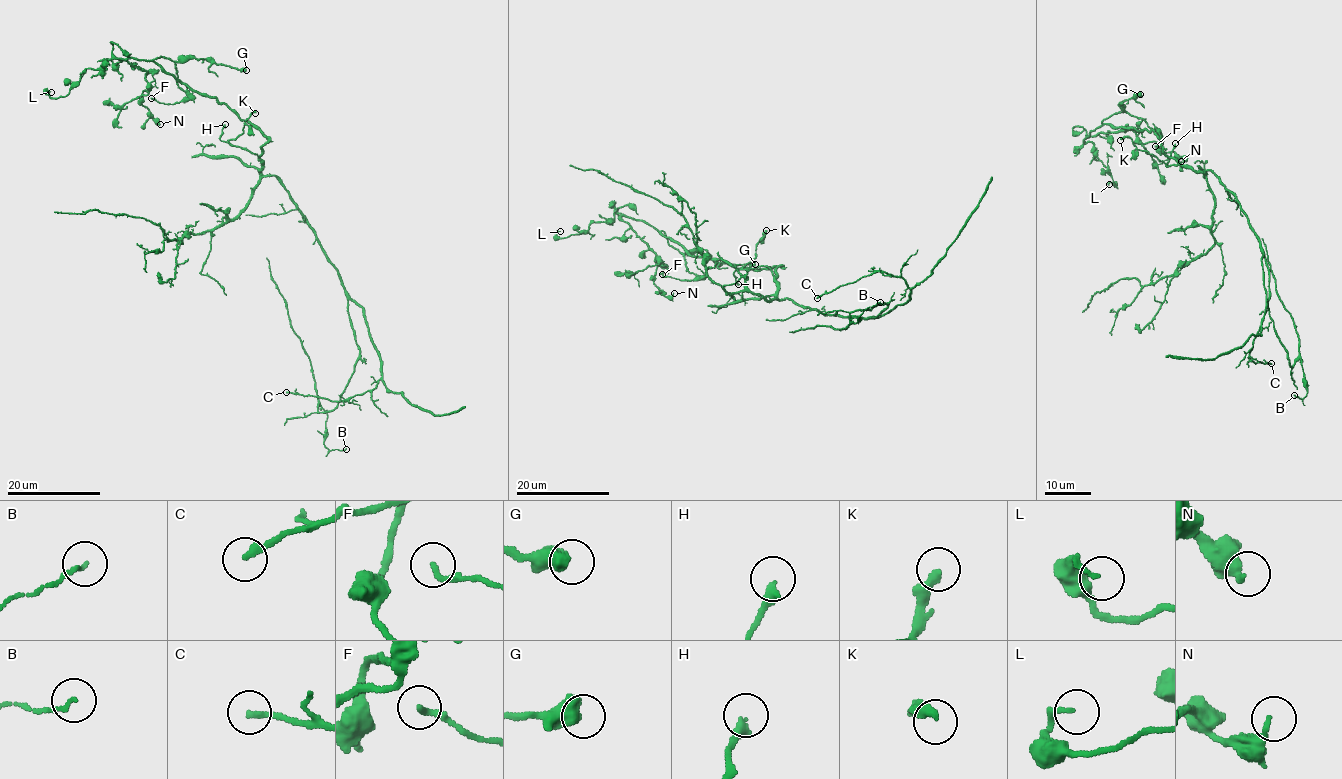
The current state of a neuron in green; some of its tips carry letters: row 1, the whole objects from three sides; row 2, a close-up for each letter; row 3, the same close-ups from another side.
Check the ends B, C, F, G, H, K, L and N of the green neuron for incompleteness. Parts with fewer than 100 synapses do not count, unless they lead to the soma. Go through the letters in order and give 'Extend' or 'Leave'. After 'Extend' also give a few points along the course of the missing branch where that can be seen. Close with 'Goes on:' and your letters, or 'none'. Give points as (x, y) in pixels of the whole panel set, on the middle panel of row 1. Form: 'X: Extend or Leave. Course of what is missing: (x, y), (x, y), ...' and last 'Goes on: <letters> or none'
B: Leave
C: Leave
F: Leave
G: Leave
H: Leave
K: Leave
L: Leave
N: Leave
Goes on: none

